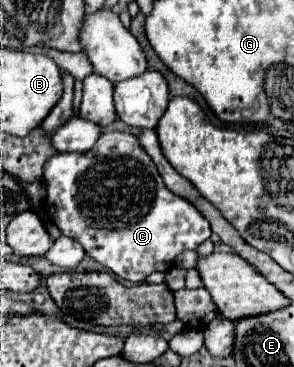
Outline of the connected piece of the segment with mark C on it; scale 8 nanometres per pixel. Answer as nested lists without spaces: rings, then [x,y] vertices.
[[[102,133],[86,153],[58,153],[50,157],[44,165],[42,179],[46,183],[46,205],[52,209],[48,215],[60,233],[82,243],[92,259],[132,283],[142,283],[154,271],[168,271],[180,251],[196,249],[212,235],[210,223],[200,211],[164,187],[156,165],[152,165],[148,153],[140,149],[140,143],[130,133]]]

